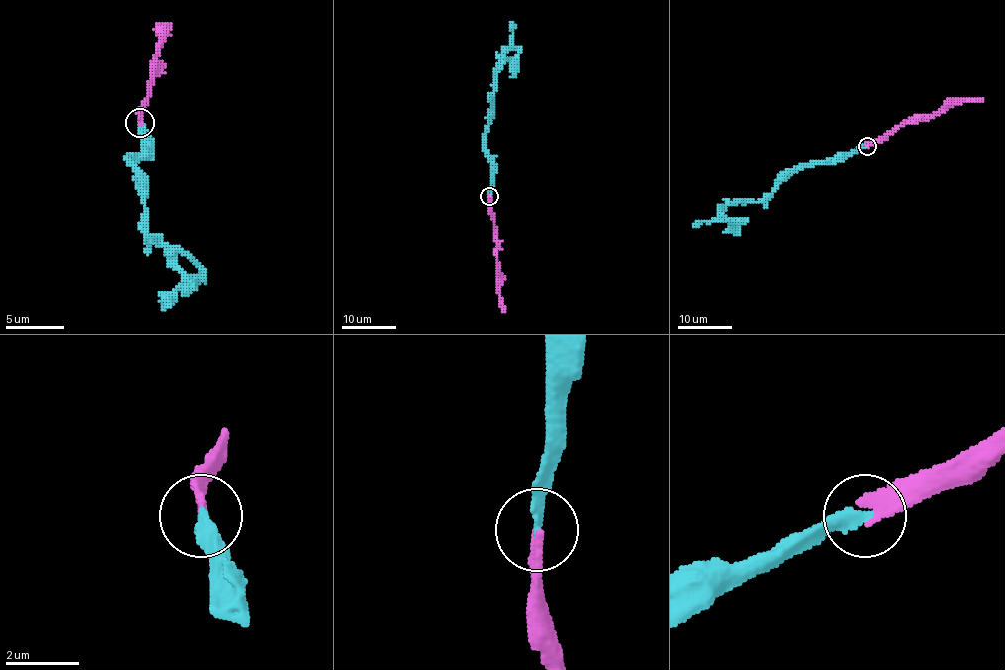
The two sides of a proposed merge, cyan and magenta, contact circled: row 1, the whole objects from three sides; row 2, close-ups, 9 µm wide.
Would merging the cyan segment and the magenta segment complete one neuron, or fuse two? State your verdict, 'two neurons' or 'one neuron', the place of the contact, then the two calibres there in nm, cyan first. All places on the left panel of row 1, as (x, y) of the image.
one neuron; at (139, 122); 280 nm thick on the cyan side, 280 nm on the other

